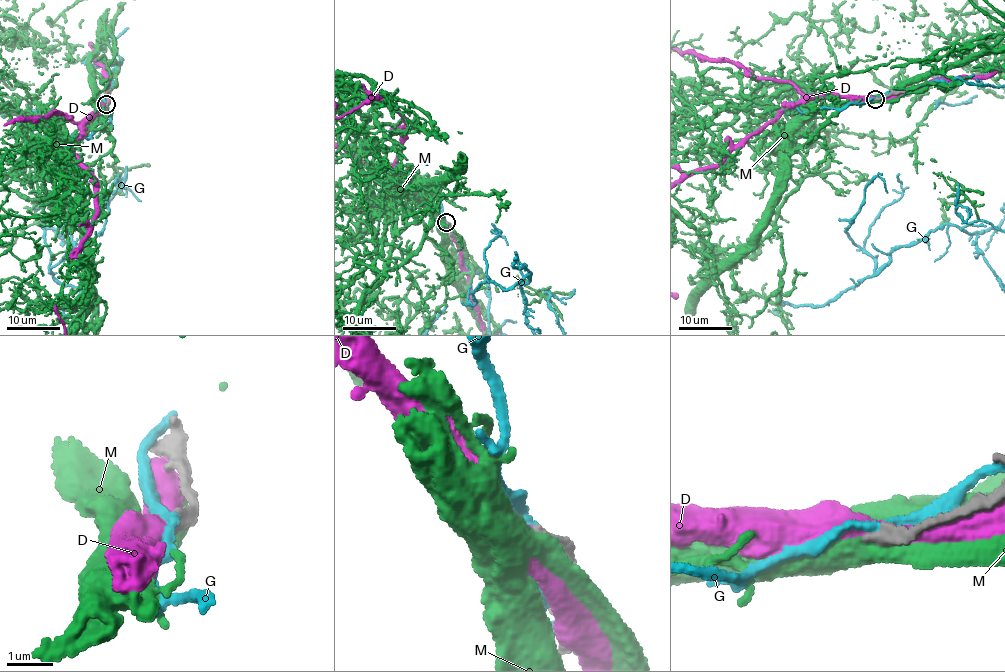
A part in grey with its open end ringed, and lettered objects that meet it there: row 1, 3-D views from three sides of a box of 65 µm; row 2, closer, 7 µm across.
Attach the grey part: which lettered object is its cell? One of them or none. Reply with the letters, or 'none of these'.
M

